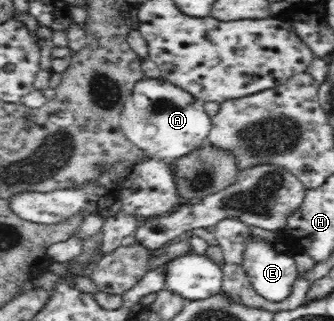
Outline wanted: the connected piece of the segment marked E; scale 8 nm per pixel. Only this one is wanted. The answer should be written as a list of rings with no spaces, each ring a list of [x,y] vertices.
[[[252,239],[245,244],[243,267],[252,288],[272,302],[288,298],[299,276],[292,255],[262,239]]]

